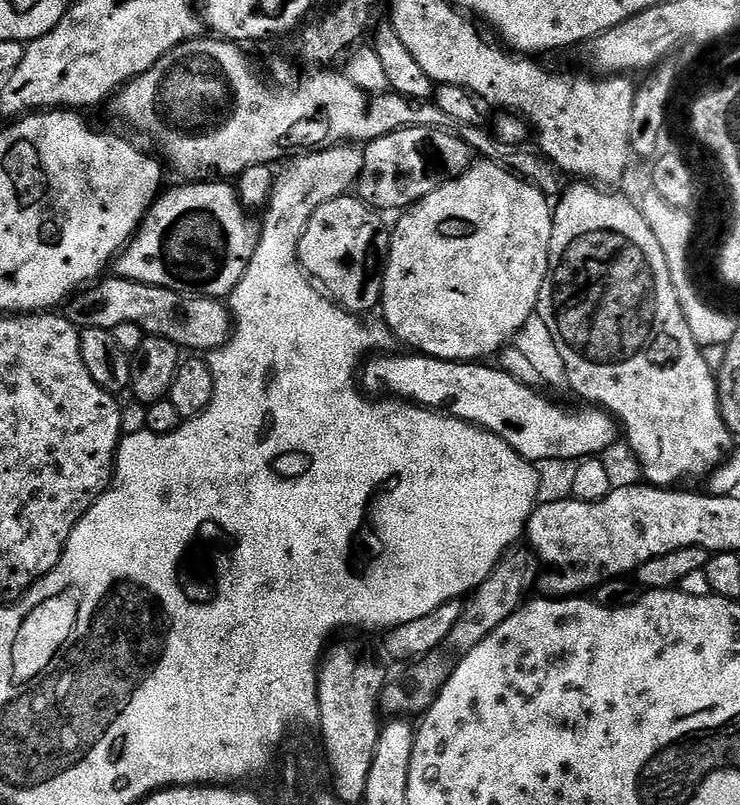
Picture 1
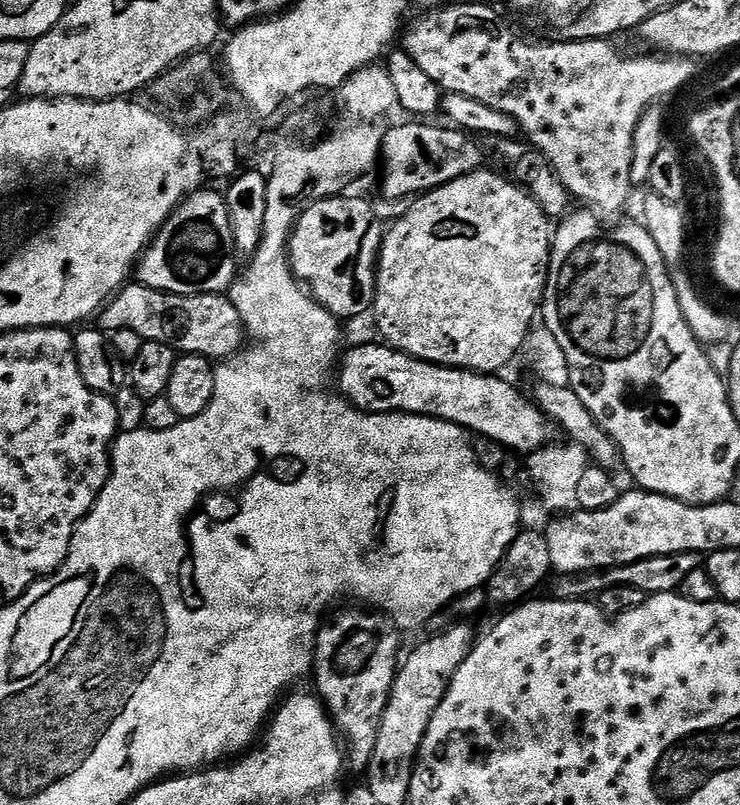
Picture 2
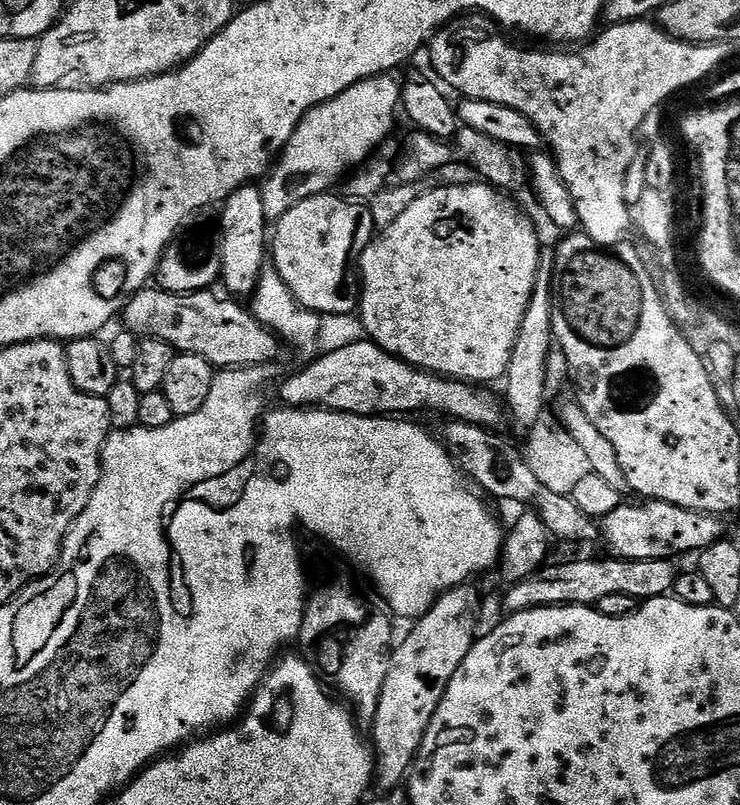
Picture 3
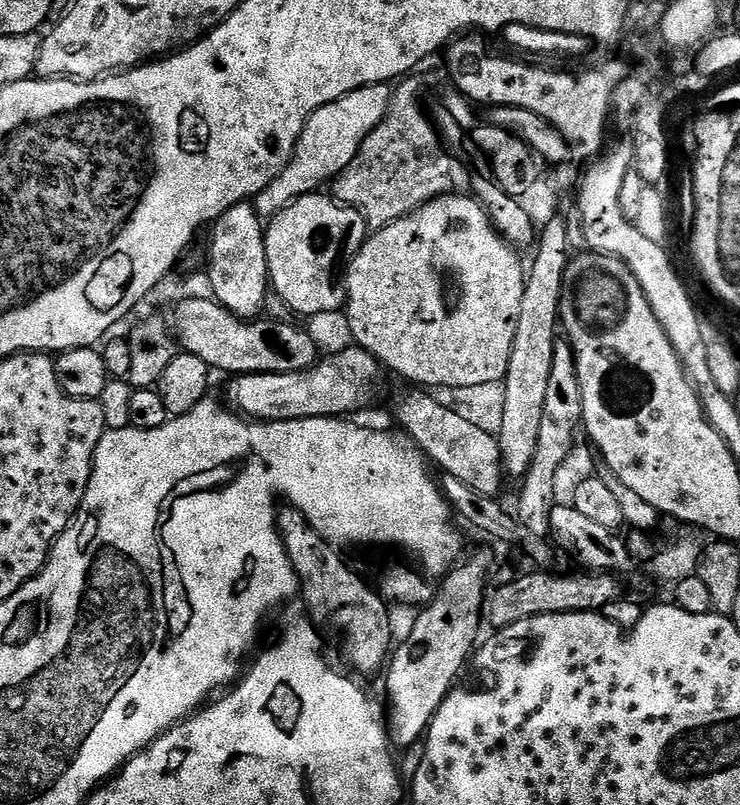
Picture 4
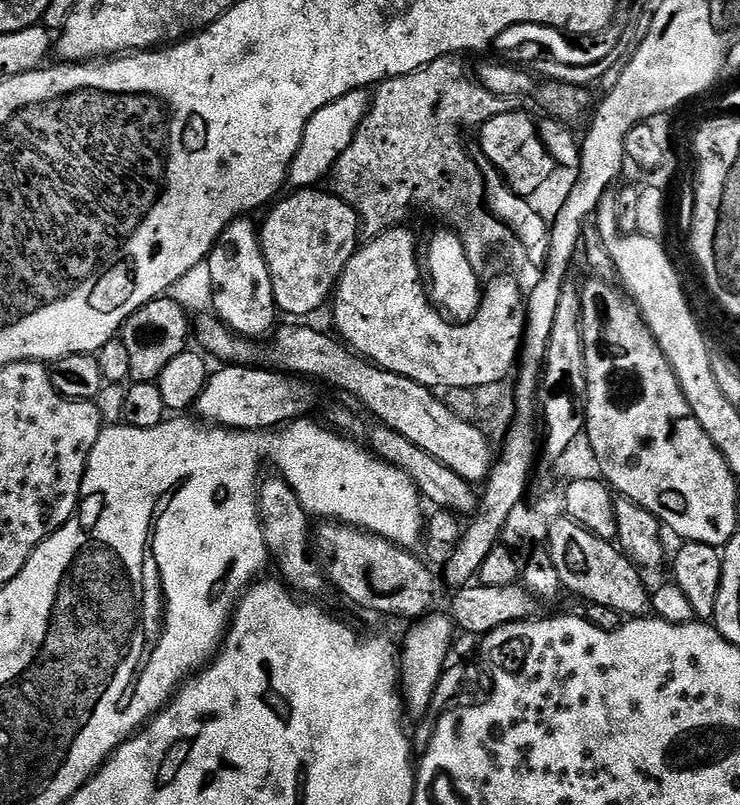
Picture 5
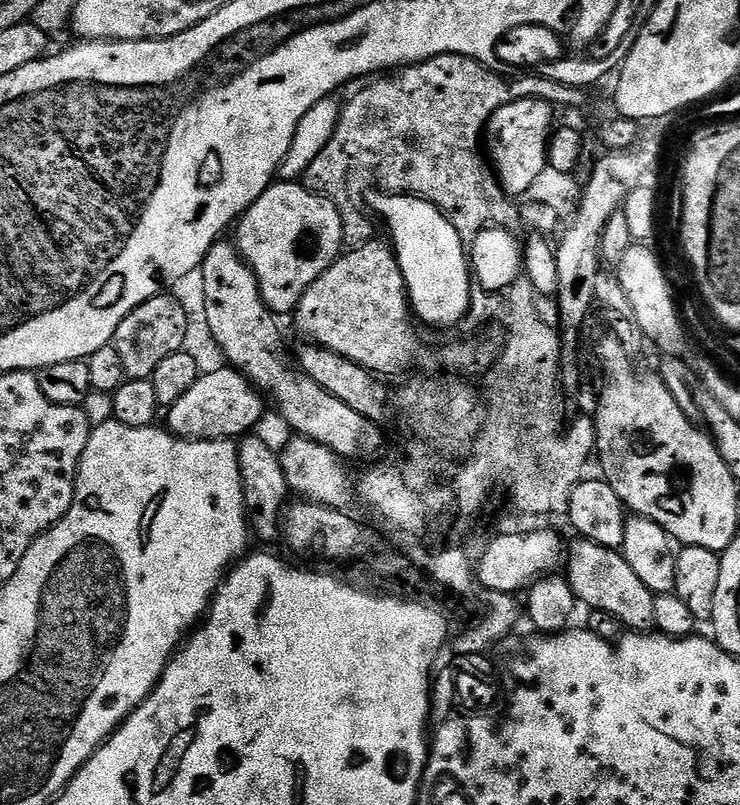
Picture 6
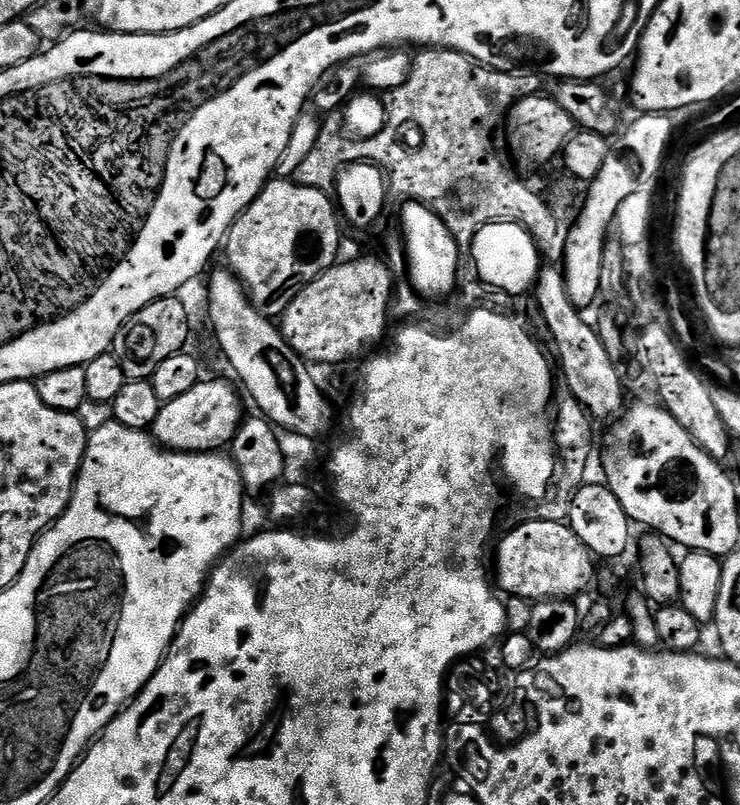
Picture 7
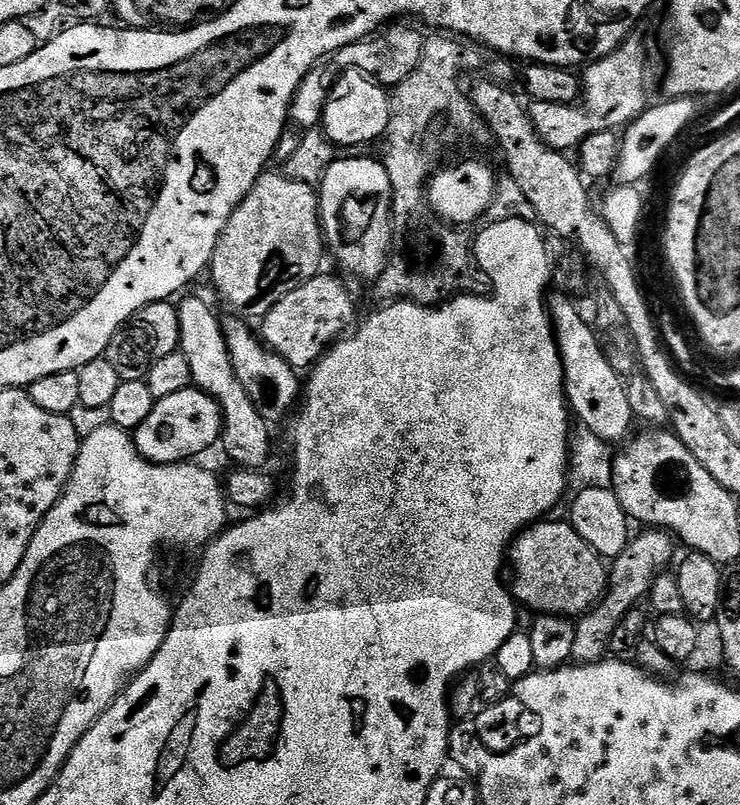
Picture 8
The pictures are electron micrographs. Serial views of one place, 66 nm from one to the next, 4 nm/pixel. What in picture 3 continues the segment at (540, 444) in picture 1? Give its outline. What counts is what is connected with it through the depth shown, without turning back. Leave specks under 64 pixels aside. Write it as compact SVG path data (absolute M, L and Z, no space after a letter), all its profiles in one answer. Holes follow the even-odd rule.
M361 338L361 340L356 340L353 344L344 344L341 348L336 348L333 352L328 352L323 356L323 354L317 355L315 359L311 362L305 363L305 366L301 372L296 372L293 376L288 376L280 384L280 400L281 405L290 408L307 408L309 410L320 410L324 409L330 412L345 412L351 416L383 416L385 418L396 418L401 414L412 414L408 412L420 412L425 408L428 412L441 412L442 415L448 416L449 421L461 420L467 424L478 424L481 426L496 426L496 423L500 420L500 412L502 416L502 404L496 401L496 396L484 386L477 386L475 384L469 384L463 380L449 380L447 376L438 376L434 372L425 372L423 368L415 368L412 364L407 364L405 360L400 360L397 356L392 356L386 350L379 348L377 344L372 343L371 340L367 338Z

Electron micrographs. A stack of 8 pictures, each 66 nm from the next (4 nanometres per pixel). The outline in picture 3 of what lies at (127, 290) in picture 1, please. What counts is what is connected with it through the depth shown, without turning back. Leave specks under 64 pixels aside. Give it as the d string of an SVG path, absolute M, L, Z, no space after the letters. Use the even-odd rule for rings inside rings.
M146 286L141 292L136 292L128 299L128 304L122 313L123 331L133 332L138 338L161 340L177 353L198 354L212 363L217 370L231 370L234 368L259 369L259 364L272 364L280 356L282 341L271 328L267 328L256 316L252 315L243 303L223 295L215 296L215 291L202 292L165 292L159 286Z

